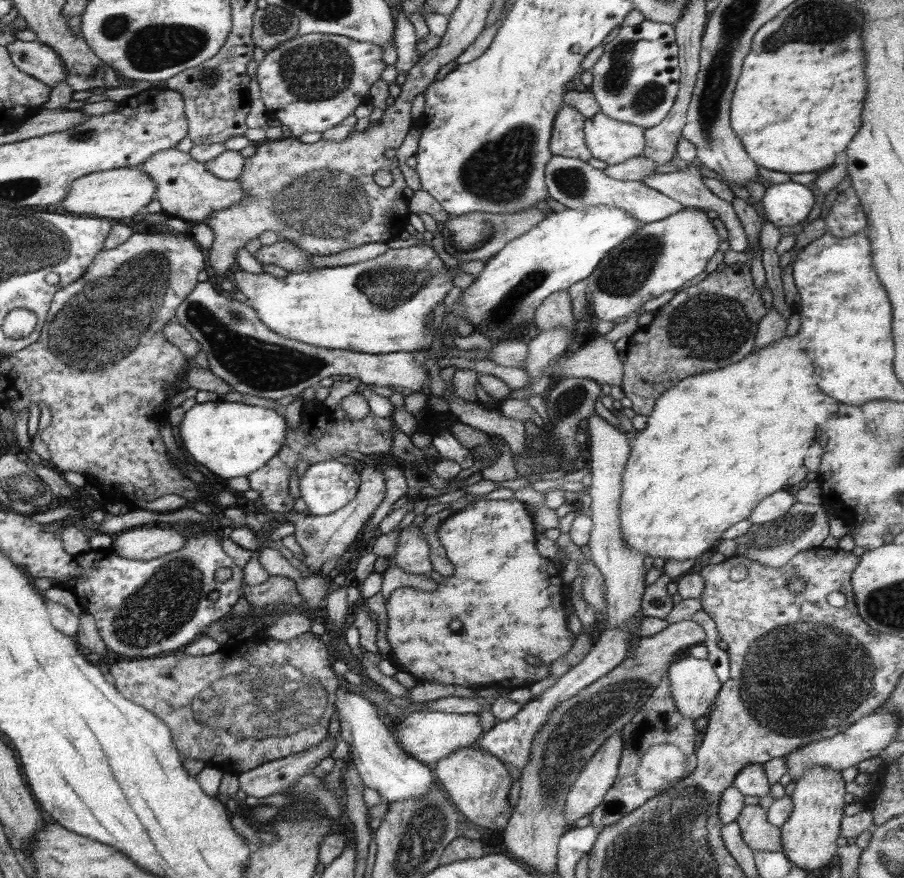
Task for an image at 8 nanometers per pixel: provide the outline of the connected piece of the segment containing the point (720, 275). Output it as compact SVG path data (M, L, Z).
M747 262L731 264L717 272L713 270L695 286L689 286L685 290L681 288L681 292L673 296L673 300L655 310L653 320L647 328L639 326L637 332L627 338L627 356L621 364L623 374L619 388L625 394L625 398L631 400L633 414L647 418L655 406L655 400L683 378L705 374L711 370L721 370L725 366L743 362L743 358L747 358L755 348L755 330L765 314L767 312L761 304L761 292L753 284L751 266Z

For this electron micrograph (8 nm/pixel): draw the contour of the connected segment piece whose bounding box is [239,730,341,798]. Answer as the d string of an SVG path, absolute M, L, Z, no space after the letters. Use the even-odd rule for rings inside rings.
M341 730L335 740L327 736L319 746L311 746L309 750L303 750L299 754L239 774L239 790L255 798L265 798L269 794L285 794L287 786L293 784L293 780L311 772L311 768L315 768L321 760L331 756L335 742L339 742L339 738L341 738Z

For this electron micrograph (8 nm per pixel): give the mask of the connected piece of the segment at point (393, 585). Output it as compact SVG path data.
M393 562L389 564L389 568L383 572L383 582L381 582L381 602L387 604L387 598L391 596L393 590L397 588L415 588L415 590L421 590L421 592L433 592L437 588L435 582L431 582L429 576L425 574L409 574L409 572L403 572L401 568L397 568Z

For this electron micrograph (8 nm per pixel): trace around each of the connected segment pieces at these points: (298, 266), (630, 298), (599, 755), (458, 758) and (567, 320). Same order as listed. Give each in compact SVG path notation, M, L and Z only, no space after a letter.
M279 240L271 246L261 246L255 256L259 264L275 264L283 268L287 274L299 274L299 272L309 272L315 268L327 268L327 266L315 266L313 264L313 254L301 250L297 244L289 240Z
M681 210L675 216L669 216L661 222L643 224L633 236L623 240L615 250L609 250L607 256L597 264L593 274L585 280L591 294L591 312L595 320L627 318L631 312L637 312L647 300L681 288L685 282L695 278L705 270L707 260L717 252L719 232L709 224L711 218L705 212Z
M609 736L603 746L591 756L591 760L583 766L579 776L575 778L571 790L565 794L565 804L563 804L563 816L567 820L567 828L573 828L575 822L583 816L589 816L607 796L607 790L611 790L611 784L617 778L617 768L619 768L619 758L623 752L623 738L619 736Z
M471 742L435 762L431 770L439 786L445 790L449 802L453 802L453 806L467 818L469 826L483 826L487 832L505 830L509 816L513 814L513 810L507 804L507 794L513 782L505 764L497 756Z
M567 290L563 292L553 292L551 296L547 296L537 308L535 308L535 316L533 316L533 324L543 332L543 330L551 330L559 324L567 324L567 326L575 326L579 328L571 310L571 296Z

